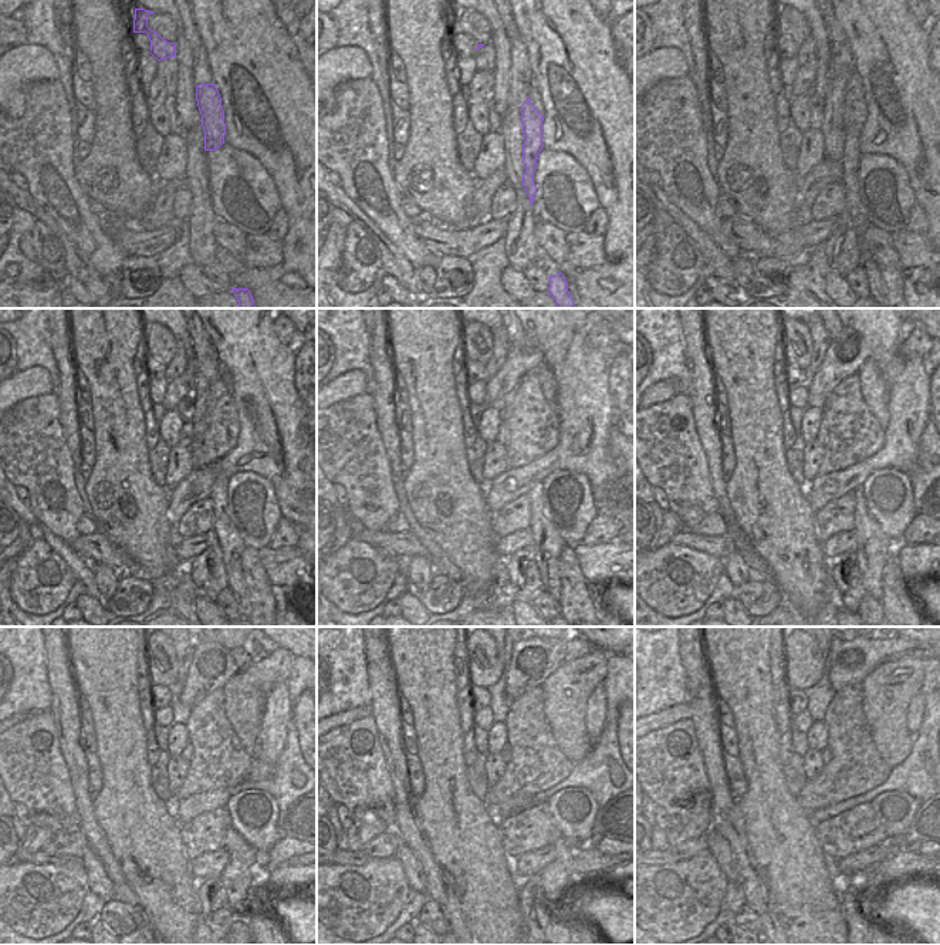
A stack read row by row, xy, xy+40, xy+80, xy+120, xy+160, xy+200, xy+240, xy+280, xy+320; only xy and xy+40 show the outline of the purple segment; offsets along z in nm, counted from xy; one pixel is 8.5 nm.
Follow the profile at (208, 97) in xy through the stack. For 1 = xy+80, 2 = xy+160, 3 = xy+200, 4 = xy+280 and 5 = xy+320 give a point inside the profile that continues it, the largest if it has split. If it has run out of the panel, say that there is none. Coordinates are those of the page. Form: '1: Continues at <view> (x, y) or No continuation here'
1: Continues at xy+80 (851, 158)
2: Continues at xy+160 (547, 540)
3: Continues at xy+200 (873, 547)
4: Continues at xy+280 (555, 878)
5: Continues at xy+320 (868, 876)

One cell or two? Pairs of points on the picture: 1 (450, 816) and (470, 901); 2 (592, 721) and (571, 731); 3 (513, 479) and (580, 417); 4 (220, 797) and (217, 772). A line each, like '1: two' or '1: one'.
1: one
2: two
3: one
4: two

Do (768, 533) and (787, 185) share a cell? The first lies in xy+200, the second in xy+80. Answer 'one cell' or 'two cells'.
one cell

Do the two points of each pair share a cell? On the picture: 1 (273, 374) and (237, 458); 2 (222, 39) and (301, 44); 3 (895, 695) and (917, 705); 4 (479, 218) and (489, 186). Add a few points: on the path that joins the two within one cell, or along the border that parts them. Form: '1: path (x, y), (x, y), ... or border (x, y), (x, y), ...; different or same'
1: path (267, 395), (267, 428), (259, 436); same
2: border (291, 37), (301, 61); different
3: border (919, 691), (906, 715), (906, 728), (912, 733); different
4: path (480, 211), (484, 193); same

